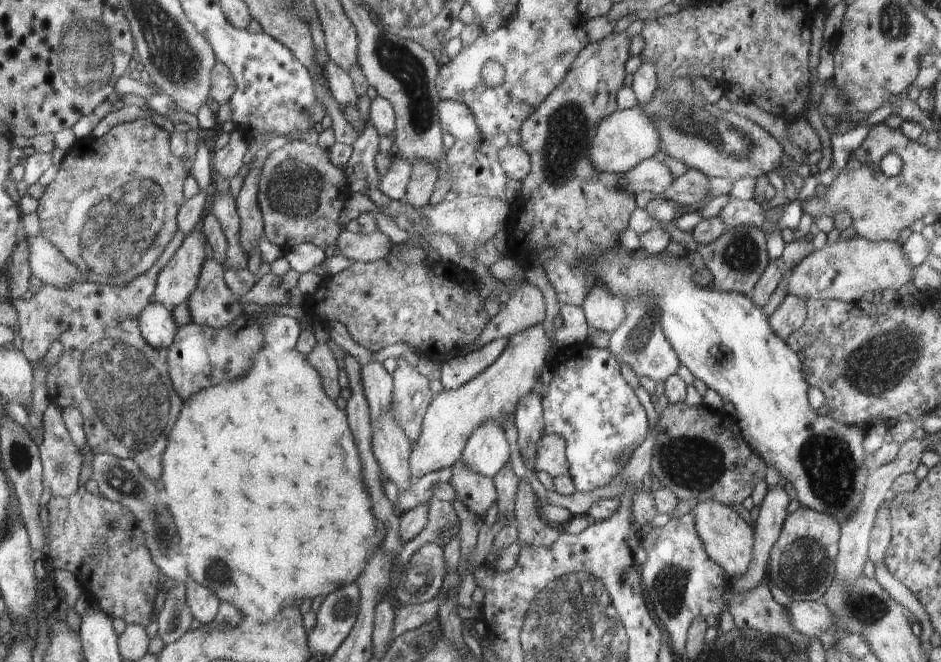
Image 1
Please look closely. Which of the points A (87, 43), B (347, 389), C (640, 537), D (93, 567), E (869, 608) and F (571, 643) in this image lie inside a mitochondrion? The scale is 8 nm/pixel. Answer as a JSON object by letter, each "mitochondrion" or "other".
{"A":"mitochondrion","B":"other","C":"other","D":"other","E":"mitochondrion","F":"mitochondrion"}

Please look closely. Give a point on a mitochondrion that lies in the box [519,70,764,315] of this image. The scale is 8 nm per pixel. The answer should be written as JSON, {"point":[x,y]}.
{"point":[689,120]}

